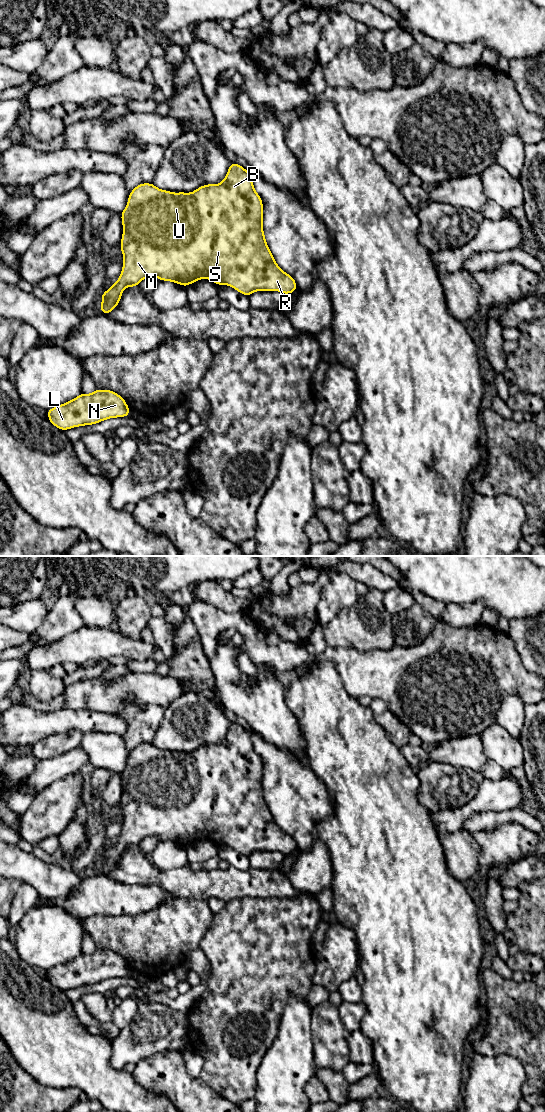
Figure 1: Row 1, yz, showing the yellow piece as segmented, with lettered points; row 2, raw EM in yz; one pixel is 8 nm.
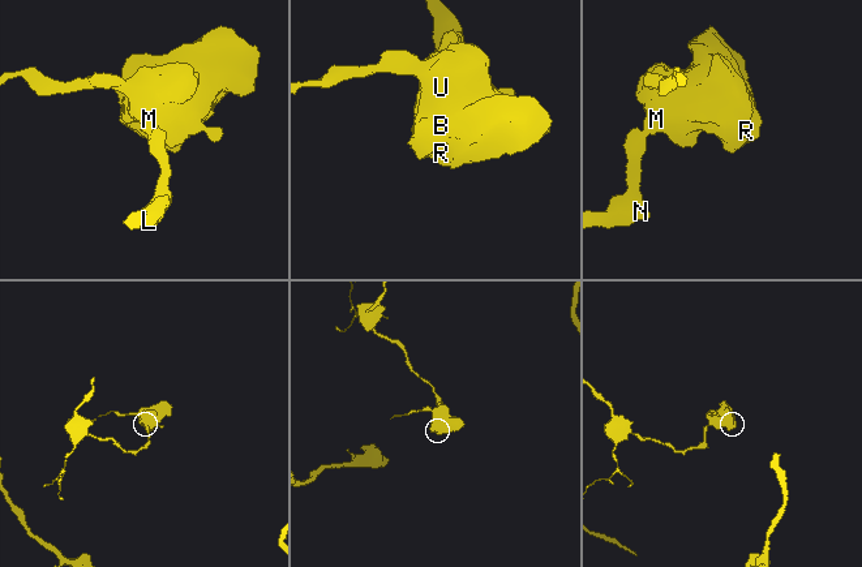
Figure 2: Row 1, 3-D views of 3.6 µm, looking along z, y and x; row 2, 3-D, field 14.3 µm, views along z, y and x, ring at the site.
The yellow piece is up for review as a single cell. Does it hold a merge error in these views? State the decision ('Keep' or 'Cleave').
Keep

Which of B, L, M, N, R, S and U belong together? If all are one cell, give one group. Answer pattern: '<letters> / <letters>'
B L M N R S U

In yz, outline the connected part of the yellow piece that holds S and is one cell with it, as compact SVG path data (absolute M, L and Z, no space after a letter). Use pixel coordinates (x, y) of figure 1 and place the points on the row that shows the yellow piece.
M231 162L227 175L218 185L205 184L192 193L170 192L157 188L153 183L140 183L130 191L128 202L122 211L123 234L120 242L124 257L119 279L101 294L100 311L108 315L122 297L124 289L137 287L145 278L156 277L187 287L200 280L209 279L216 285L228 285L249 297L256 291L279 291L286 294L298 287L295 279L276 263L263 230L263 201L254 188L251 174L241 165Z

